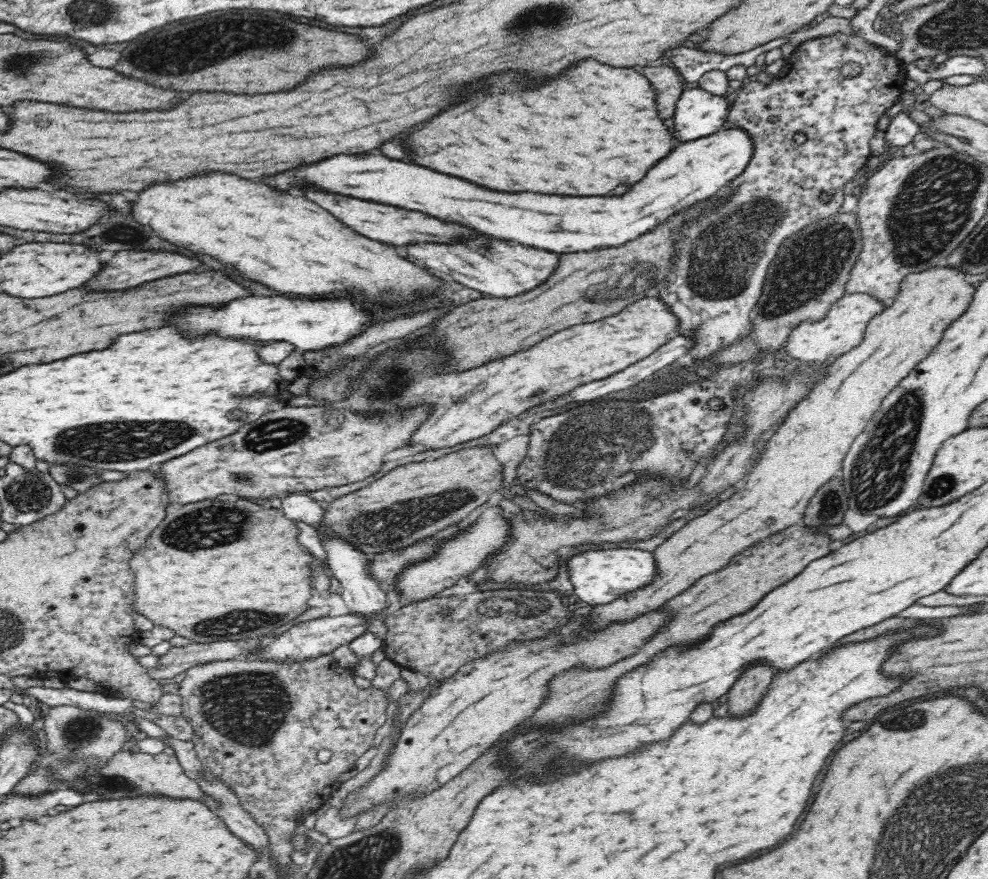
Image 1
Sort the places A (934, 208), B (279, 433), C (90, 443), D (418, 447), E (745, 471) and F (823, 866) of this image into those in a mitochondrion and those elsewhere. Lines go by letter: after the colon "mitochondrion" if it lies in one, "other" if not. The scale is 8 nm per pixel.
A: mitochondrion
B: mitochondrion
C: mitochondrion
D: other
E: other
F: other

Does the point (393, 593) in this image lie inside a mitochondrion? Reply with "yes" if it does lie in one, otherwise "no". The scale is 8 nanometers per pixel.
no

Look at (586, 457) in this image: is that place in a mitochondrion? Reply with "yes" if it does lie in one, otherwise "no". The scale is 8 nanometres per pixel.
yes

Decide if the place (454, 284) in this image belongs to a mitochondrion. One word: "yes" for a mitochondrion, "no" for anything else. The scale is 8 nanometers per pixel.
no

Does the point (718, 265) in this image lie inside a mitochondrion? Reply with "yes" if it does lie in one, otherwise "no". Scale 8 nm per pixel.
yes

